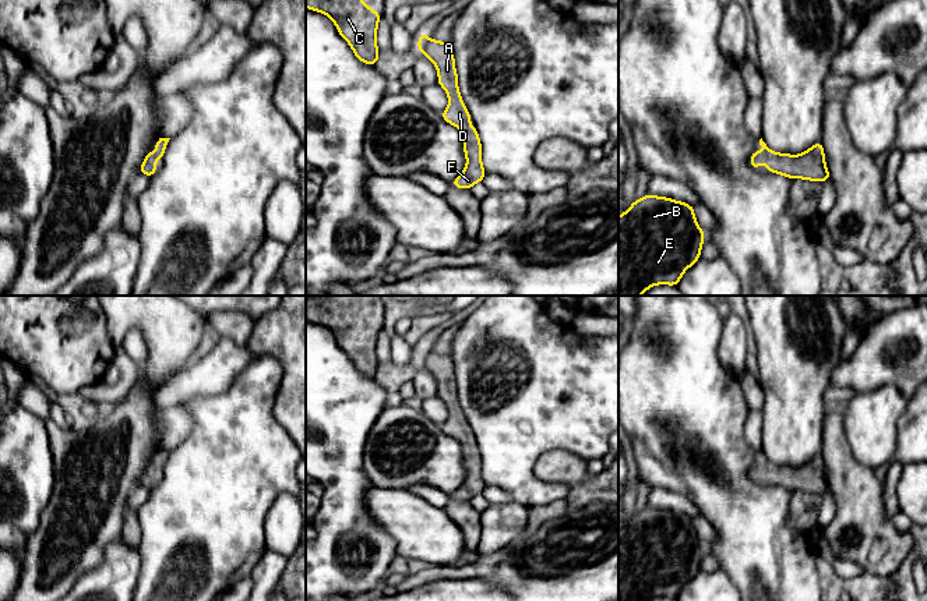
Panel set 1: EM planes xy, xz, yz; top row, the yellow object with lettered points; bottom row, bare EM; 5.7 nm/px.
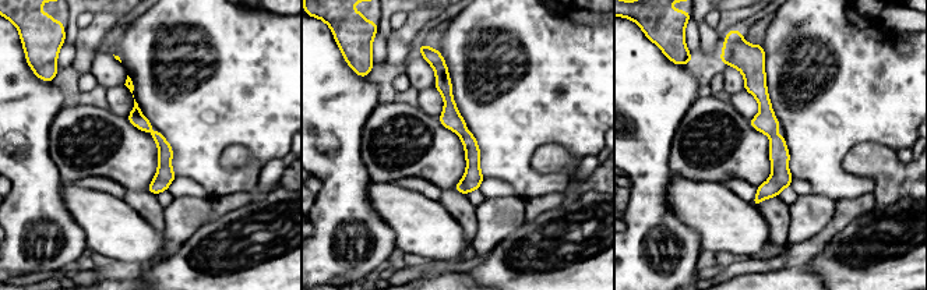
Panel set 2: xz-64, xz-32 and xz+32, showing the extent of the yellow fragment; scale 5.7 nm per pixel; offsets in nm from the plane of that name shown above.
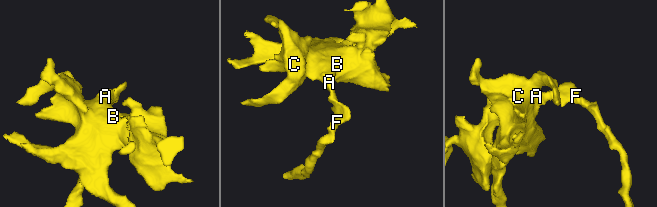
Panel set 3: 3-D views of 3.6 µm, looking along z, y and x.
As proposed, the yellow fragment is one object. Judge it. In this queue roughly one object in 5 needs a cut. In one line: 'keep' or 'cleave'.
keep

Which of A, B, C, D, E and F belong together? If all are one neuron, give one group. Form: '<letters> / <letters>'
A B C D E F

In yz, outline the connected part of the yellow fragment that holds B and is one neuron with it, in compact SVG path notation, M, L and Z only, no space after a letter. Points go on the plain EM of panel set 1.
M646 506L618 528L618 601L678 597L683 586L701 570L705 551L694 522L685 515Z

